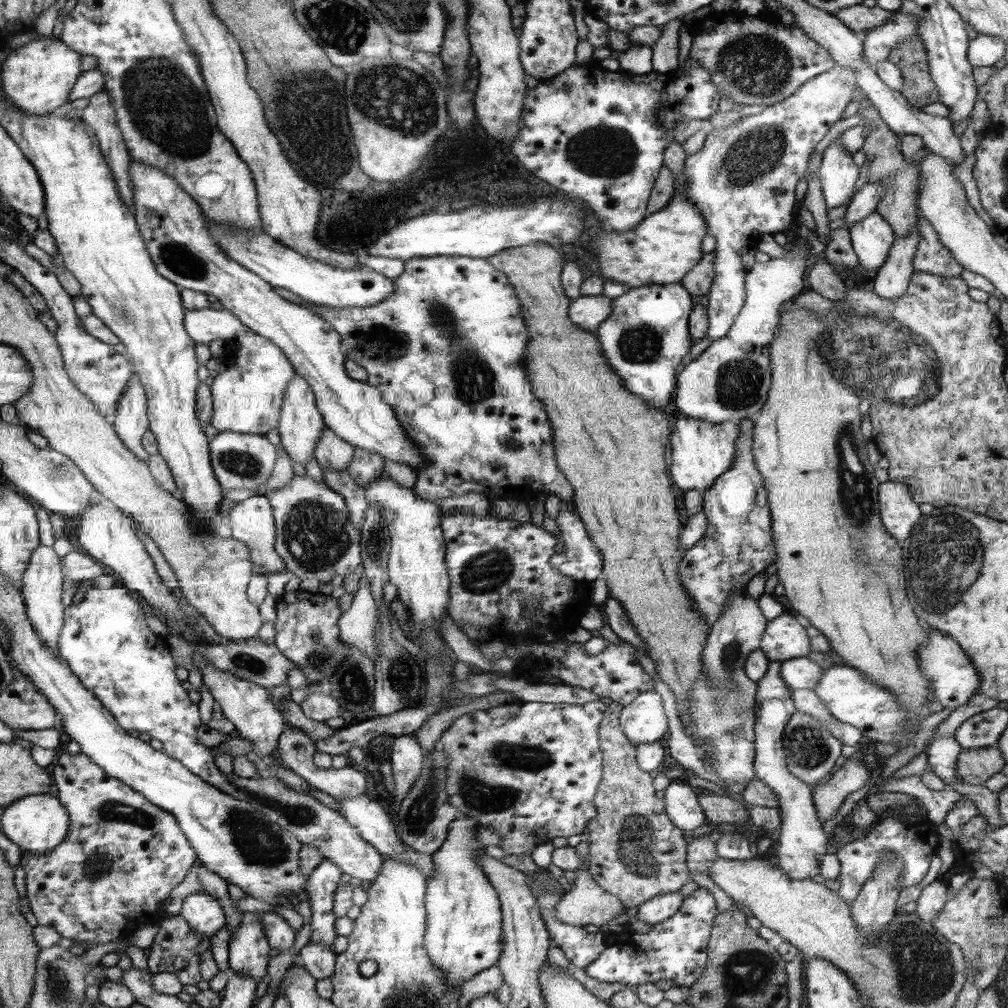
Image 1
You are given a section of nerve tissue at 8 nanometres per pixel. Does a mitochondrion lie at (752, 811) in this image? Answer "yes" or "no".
no

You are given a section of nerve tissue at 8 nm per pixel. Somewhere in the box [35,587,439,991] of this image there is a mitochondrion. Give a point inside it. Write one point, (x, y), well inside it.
(259, 844)

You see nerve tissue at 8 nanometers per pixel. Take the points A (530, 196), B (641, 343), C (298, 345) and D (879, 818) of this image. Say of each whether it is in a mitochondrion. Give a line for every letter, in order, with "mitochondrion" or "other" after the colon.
A: other
B: mitochondrion
C: other
D: other

